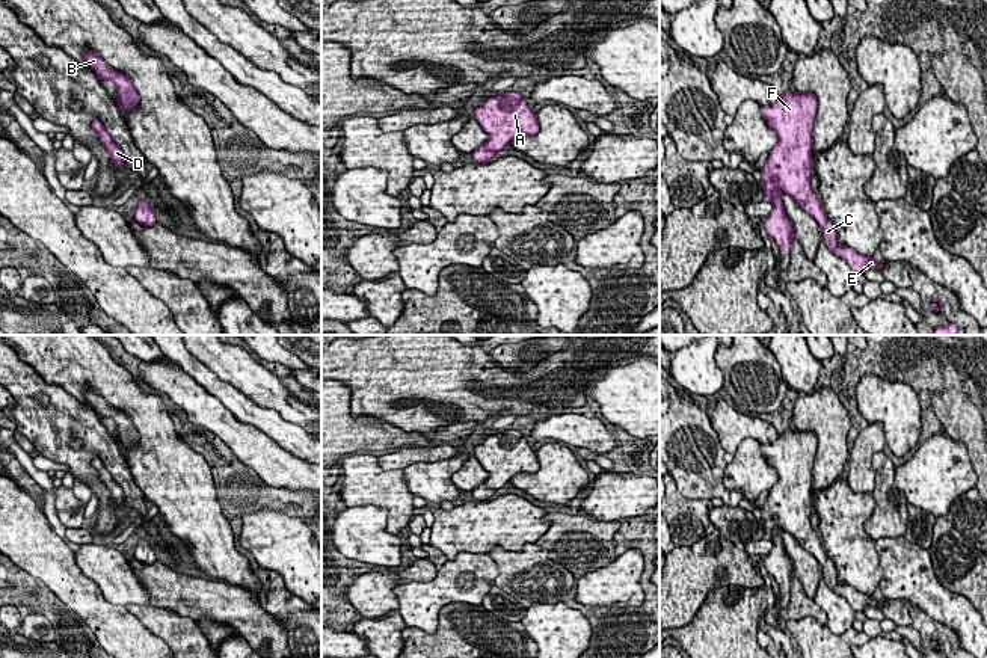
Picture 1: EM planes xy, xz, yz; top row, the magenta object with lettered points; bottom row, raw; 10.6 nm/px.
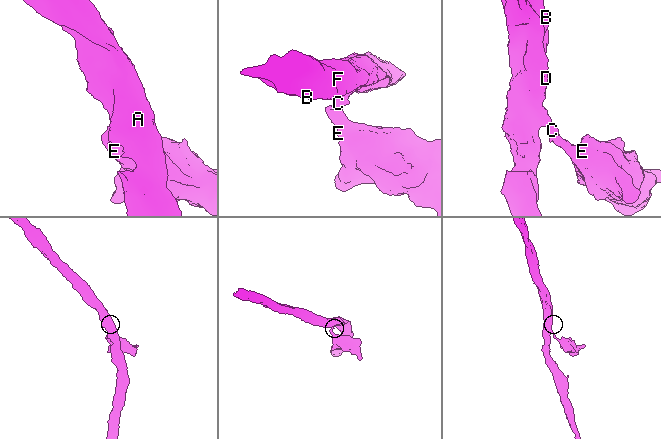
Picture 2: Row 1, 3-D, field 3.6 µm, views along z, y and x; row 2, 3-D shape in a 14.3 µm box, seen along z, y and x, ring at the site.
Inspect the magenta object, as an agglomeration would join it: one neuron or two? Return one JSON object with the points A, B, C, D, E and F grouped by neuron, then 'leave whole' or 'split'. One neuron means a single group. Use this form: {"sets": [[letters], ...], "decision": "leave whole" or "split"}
{"sets": [["A", "B", "C", "D", "E", "F"]], "decision": "leave whole"}

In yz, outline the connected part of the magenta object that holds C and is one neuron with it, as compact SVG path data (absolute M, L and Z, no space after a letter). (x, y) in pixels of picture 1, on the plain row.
M789 427L783 433L780 433L773 444L761 444L764 457L767 459L768 465L773 466L779 474L777 481L770 489L761 516L765 537L773 542L773 549L768 555L764 557L762 563L767 572L777 580L780 590L791 589L794 566L785 551L785 545L779 534L779 531L783 530L789 533L806 551L809 551L818 560L818 563L822 566L822 578L827 583L829 589L844 596L854 611L863 613L866 605L881 608L881 602L878 602L872 595L860 593L853 586L838 583L835 564L821 548L821 539L815 534L810 525L810 513L813 507L812 471L816 448L818 439L815 432L797 429L792 430Z

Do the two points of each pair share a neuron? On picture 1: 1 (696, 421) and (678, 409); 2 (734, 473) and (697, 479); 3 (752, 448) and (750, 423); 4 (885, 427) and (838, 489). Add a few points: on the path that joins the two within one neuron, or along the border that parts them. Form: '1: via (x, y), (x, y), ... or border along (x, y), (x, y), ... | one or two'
1: via (691, 421), (682, 414) | one
2: border along (725, 465), (722, 483), (738, 492) | two
3: border along (759, 442), (744, 438), (734, 455) | two
4: border along (845, 479), (853, 491), (871, 494) | two

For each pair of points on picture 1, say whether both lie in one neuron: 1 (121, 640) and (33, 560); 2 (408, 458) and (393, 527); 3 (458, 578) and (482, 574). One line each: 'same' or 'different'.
1: same
2: different
3: same

